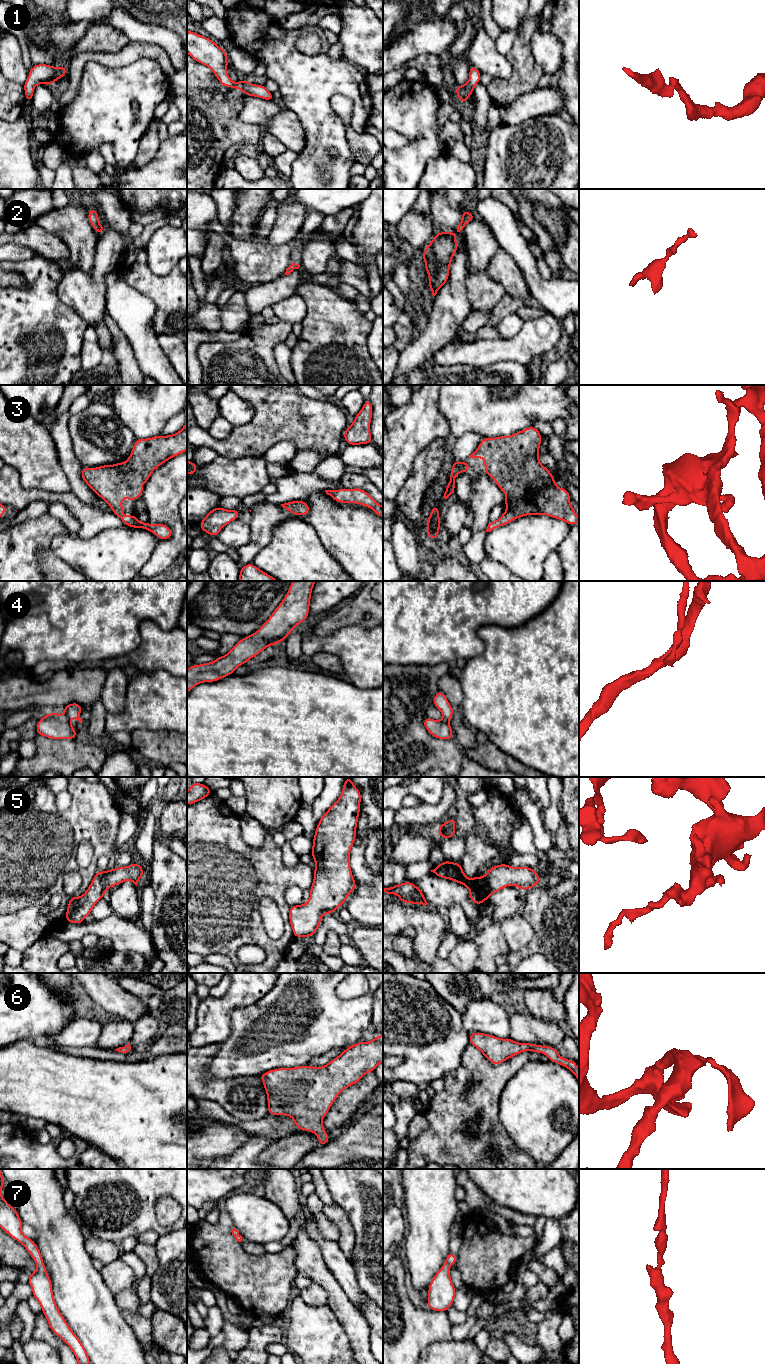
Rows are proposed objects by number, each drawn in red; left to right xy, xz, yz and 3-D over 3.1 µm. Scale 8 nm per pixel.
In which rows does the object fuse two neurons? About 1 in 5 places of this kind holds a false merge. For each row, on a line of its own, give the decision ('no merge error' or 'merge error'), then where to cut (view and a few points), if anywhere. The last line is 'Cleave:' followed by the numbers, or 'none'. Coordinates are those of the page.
1: no merge error; cut none
2: no merge error; cut none
3: no merge error; cut none
4: merge error; cut yz (443, 718), (447, 720)
5: no merge error; cut none
6: no merge error; cut none
7: no merge error; cut none
Cleave: 4

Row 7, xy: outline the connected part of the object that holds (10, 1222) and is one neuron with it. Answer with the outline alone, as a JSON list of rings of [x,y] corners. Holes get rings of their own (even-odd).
[[[0,1172],[0,1227],[13,1239],[22,1244],[37,1264],[37,1271],[30,1273],[28,1276],[28,1283],[32,1288],[32,1295],[39,1302],[52,1332],[70,1347],[78,1363],[91,1364],[83,1344],[71,1330],[67,1321],[57,1308],[54,1301],[51,1279],[47,1275],[43,1257],[35,1241],[23,1235],[21,1230],[23,1222],[17,1210],[1,1196],[4,1184],[5,1182]]]

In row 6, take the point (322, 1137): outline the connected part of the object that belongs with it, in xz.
[[[376,1035],[370,1042],[360,1041],[347,1047],[328,1064],[314,1068],[309,1065],[294,1068],[278,1068],[260,1074],[267,1093],[268,1114],[290,1116],[299,1130],[317,1135],[320,1146],[329,1142],[329,1134],[324,1130],[323,1118],[340,1092],[355,1085],[362,1077],[383,1062],[383,1035]]]

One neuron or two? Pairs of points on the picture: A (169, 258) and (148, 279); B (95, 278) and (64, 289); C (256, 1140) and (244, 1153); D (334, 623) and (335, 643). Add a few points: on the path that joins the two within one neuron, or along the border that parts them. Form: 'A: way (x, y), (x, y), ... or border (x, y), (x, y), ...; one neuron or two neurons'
A: border (145, 251), (154, 273), (166, 275), (176, 267); two neurons
B: way (87, 286), (84, 289), (72, 289); one neuron
C: way (254, 1143), (247, 1150); one neuron
D: border (357, 625), (338, 628), (328, 635), (314, 631); two neurons

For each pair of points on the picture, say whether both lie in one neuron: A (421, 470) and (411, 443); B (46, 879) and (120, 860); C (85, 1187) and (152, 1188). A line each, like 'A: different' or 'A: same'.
A: different
B: different
C: same

